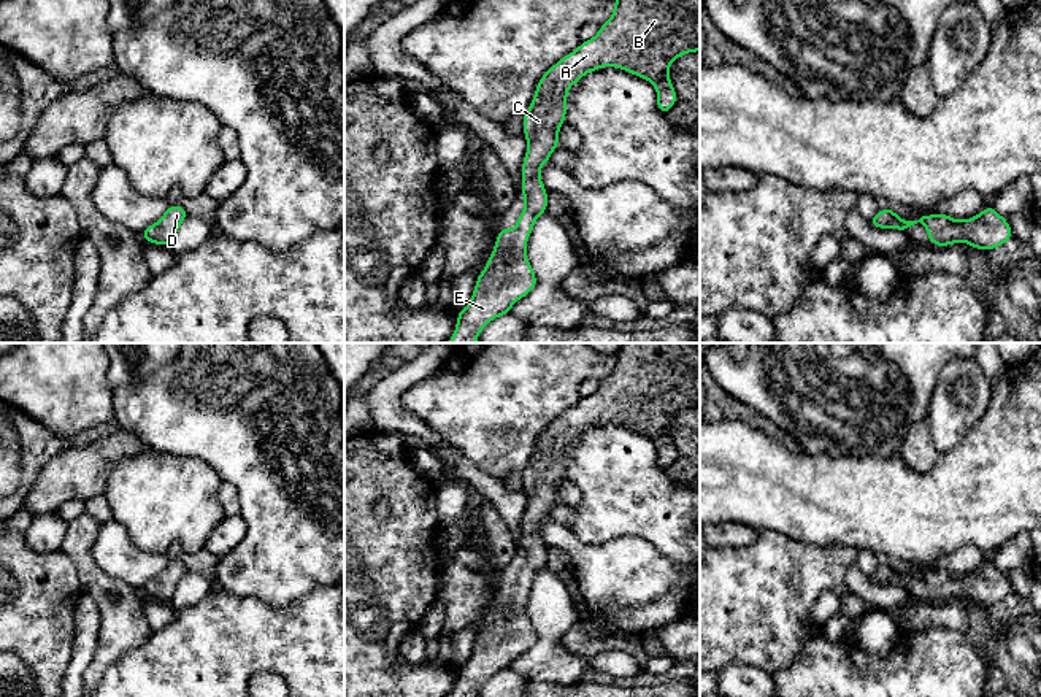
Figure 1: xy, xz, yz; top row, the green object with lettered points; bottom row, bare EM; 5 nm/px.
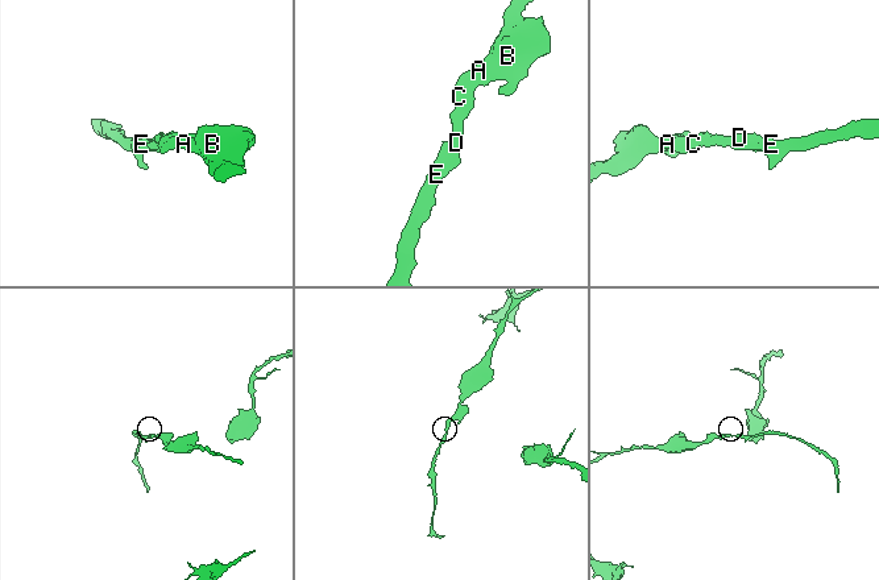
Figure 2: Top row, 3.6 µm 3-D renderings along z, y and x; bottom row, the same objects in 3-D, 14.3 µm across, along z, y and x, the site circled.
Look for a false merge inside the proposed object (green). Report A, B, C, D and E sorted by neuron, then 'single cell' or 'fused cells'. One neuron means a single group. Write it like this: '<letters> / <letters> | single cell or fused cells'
A B C D E | single cell

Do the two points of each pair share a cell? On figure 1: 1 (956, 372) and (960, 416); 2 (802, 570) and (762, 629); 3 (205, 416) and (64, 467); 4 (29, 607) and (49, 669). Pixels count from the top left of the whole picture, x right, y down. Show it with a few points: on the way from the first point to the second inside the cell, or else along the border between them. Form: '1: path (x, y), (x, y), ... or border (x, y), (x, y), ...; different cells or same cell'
1: path (960, 383), (960, 405); same cell
2: path (787, 585), (762, 610), (762, 615); same cell
3: border (119, 427), (134, 432), (151, 448); different cells
4: path (38, 623), (48, 653); same cell

